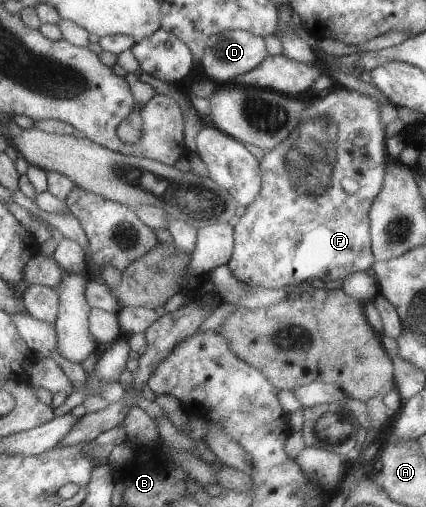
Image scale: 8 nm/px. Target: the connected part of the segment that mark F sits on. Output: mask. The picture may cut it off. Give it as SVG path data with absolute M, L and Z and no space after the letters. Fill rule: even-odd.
M336 86L330 90L325 98L316 98L309 106L307 106L298 121L298 126L290 133L286 140L280 145L275 146L271 151L265 151L265 157L260 162L261 173L263 174L263 184L260 194L247 205L246 213L234 227L235 245L232 256L228 261L228 268L233 275L247 284L250 289L282 289L284 286L298 286L302 282L314 282L317 278L322 282L330 282L331 280L339 280L342 282L351 274L368 271L376 262L373 250L371 249L370 219L369 212L374 202L374 198L382 190L385 169L387 168L387 149L386 140L388 138L385 125L380 121L381 102L371 96L362 94L360 91L349 89L342 86Z

